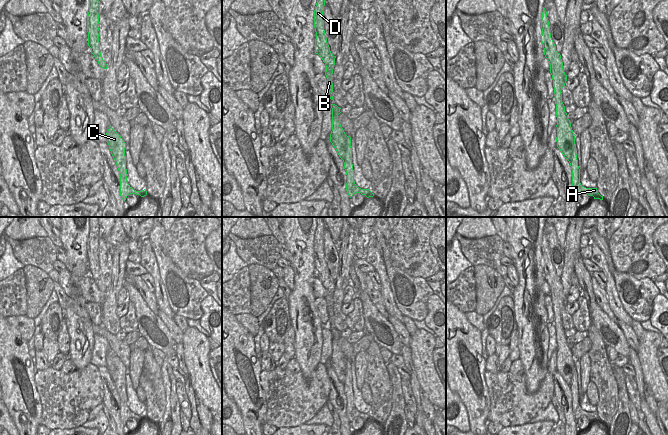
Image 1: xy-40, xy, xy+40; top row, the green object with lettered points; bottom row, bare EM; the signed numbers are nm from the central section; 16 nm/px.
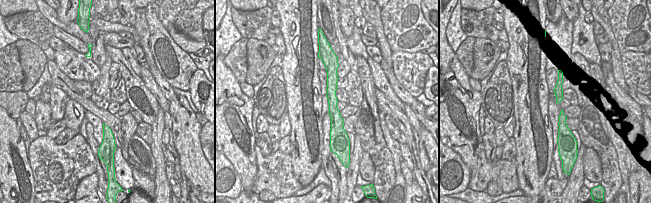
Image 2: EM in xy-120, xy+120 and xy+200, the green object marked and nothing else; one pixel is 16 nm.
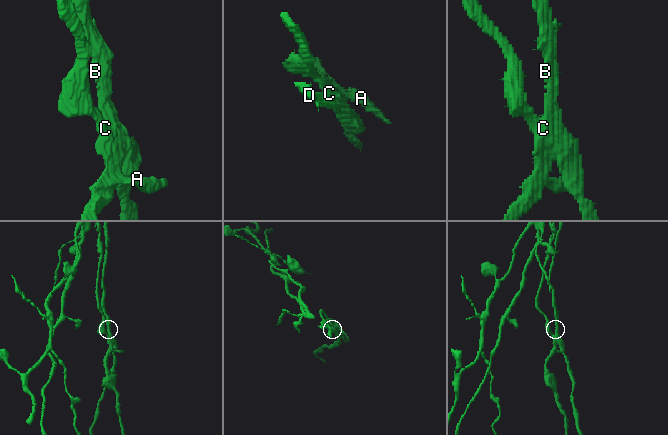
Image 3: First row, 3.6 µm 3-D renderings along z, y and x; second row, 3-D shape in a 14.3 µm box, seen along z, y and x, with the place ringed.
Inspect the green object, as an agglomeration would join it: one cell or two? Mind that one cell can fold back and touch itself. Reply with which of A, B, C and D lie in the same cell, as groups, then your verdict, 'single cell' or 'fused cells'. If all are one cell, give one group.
groups A C / B D; fused cells

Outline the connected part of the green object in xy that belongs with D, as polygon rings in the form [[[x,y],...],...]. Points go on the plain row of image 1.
[[[317,217],[317,227],[314,234],[314,252],[316,256],[315,263],[315,278],[318,278],[326,289],[326,302],[329,318],[333,316],[332,298],[335,289],[335,282],[327,267],[327,262],[324,254],[323,235],[325,223],[323,217]]]

